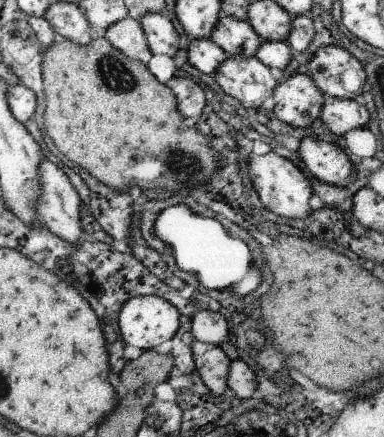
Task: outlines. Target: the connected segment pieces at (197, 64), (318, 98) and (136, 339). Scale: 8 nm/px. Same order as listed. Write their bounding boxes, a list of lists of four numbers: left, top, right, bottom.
[[187,38,229,74],[273,74,325,128],[119,296,179,352]]

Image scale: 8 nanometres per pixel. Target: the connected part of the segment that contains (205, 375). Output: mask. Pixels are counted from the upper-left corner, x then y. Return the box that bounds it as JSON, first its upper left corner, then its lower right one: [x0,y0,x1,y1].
[191,342,231,396]

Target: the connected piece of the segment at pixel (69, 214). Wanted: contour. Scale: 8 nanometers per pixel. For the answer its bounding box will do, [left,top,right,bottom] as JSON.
[39,158,87,248]

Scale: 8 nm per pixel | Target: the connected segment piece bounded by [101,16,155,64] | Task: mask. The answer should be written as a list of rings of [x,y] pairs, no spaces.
[[[123,18],[117,24],[109,26],[101,36],[105,36],[113,48],[121,50],[123,54],[127,54],[131,60],[139,60],[145,64],[151,64],[155,58],[149,50],[145,32],[139,24],[139,20],[135,18]]]

